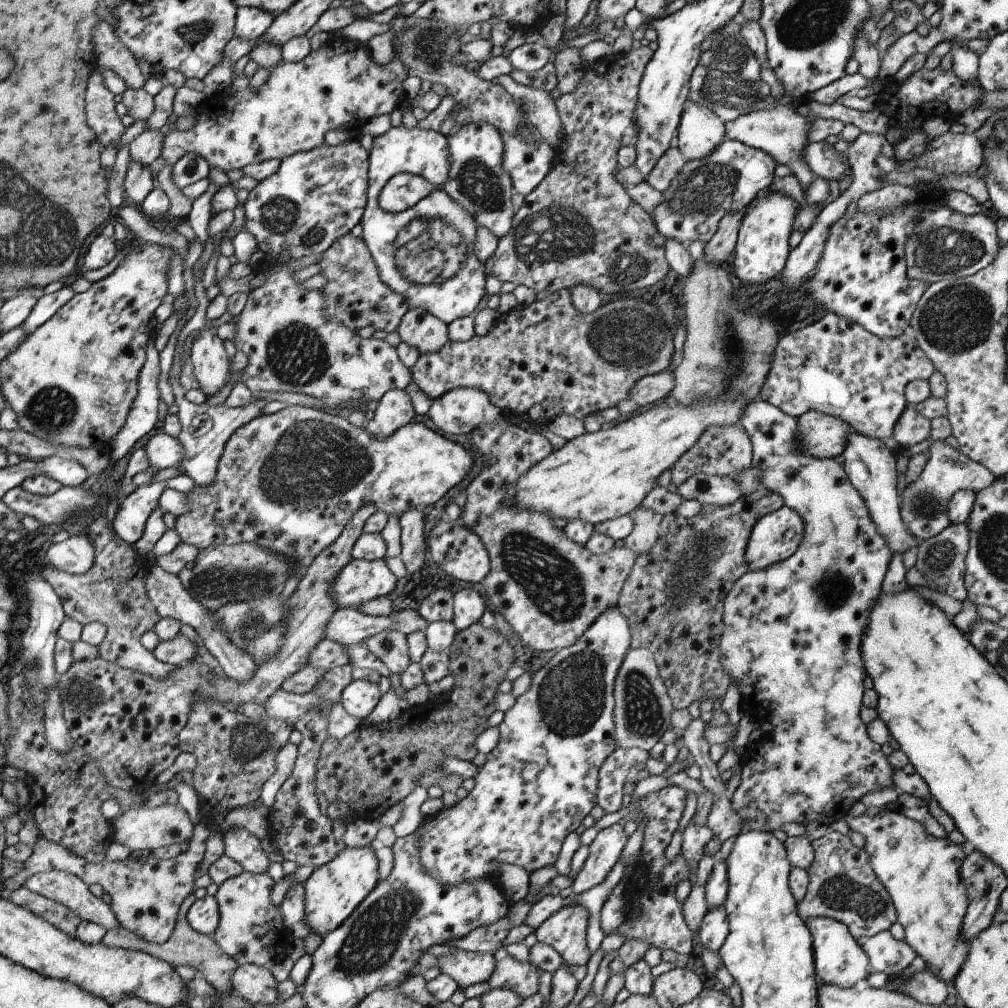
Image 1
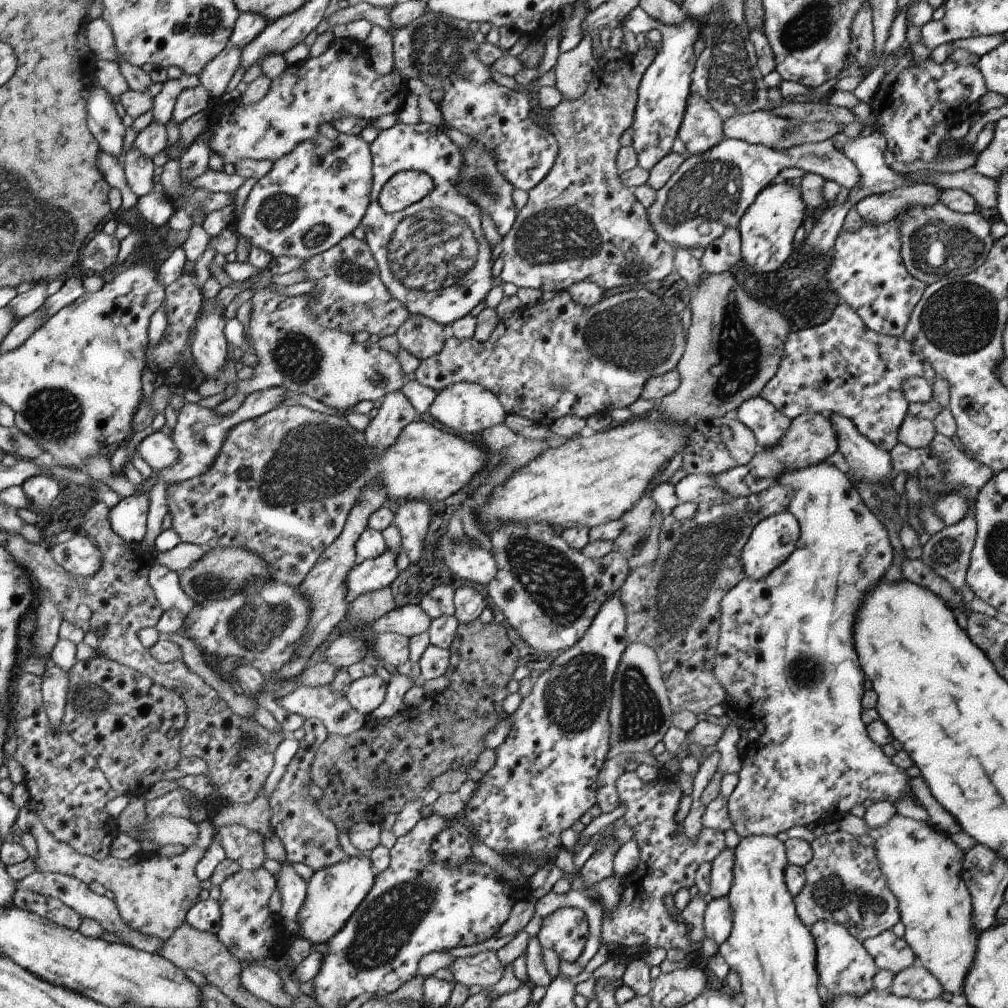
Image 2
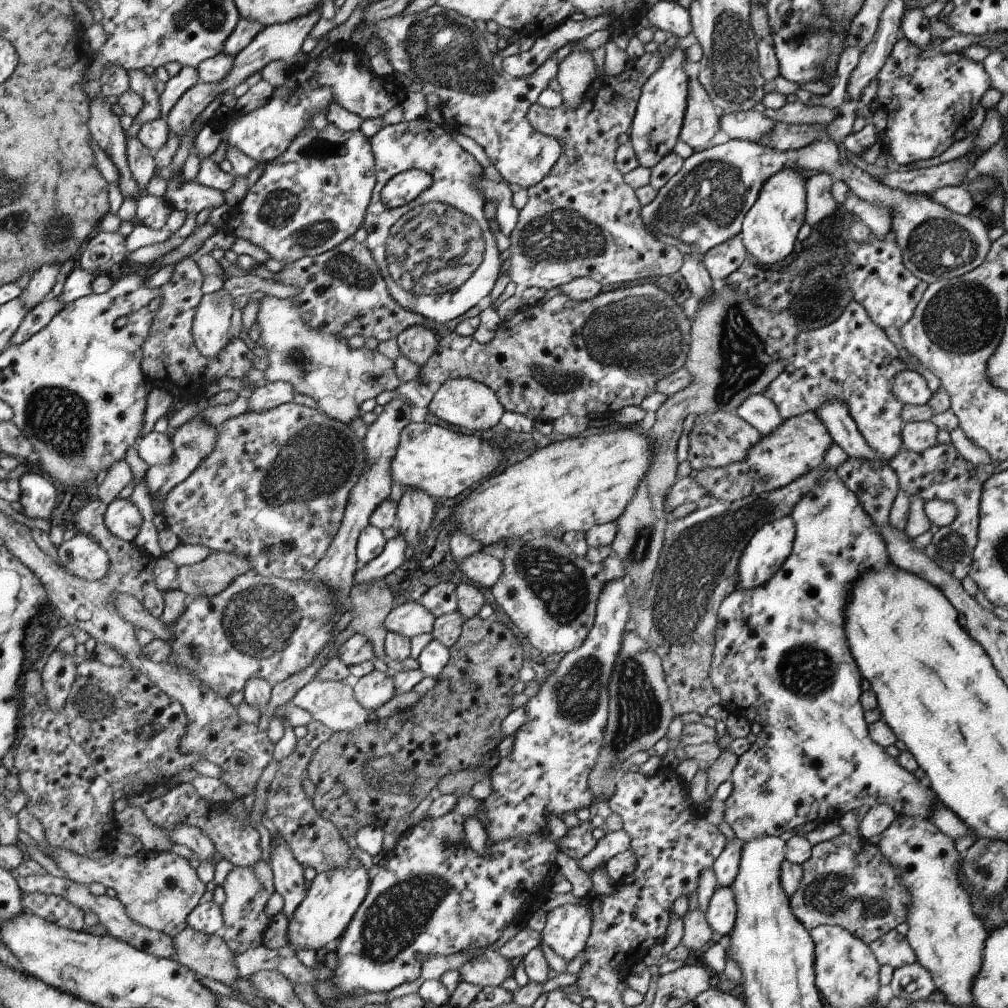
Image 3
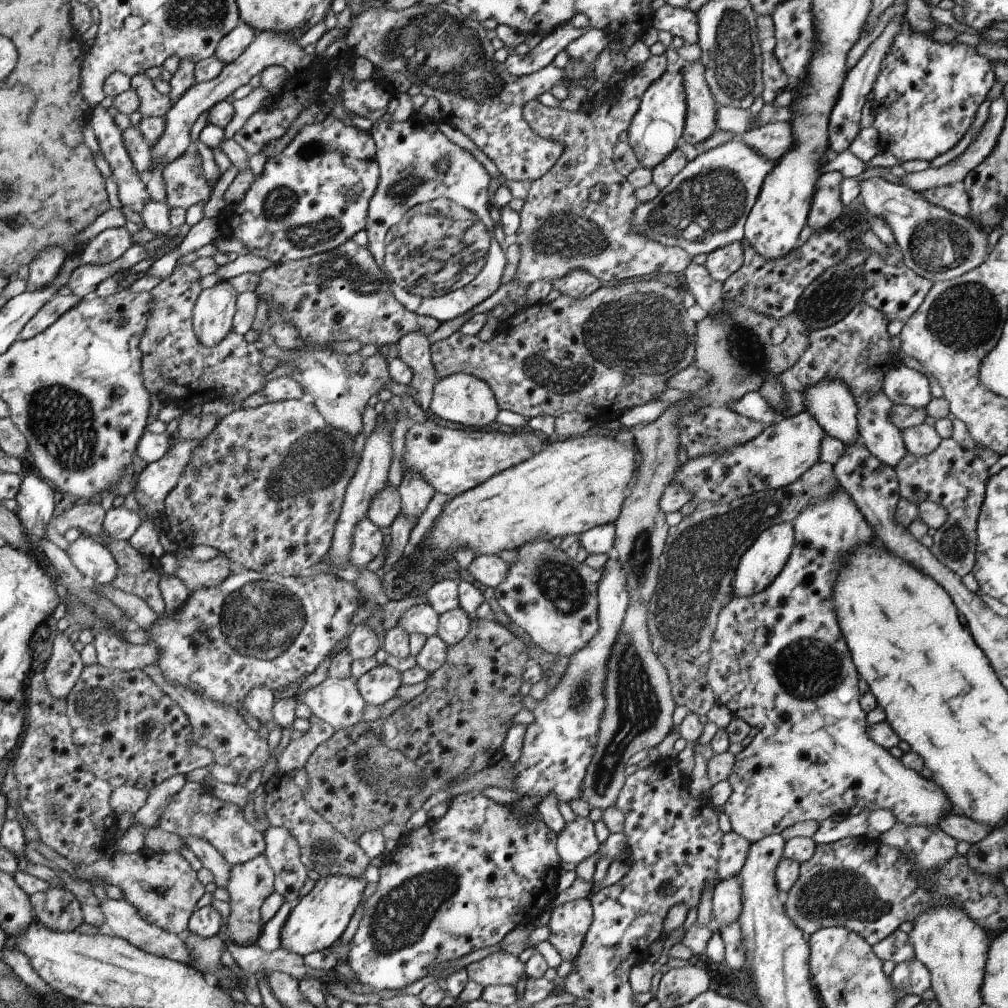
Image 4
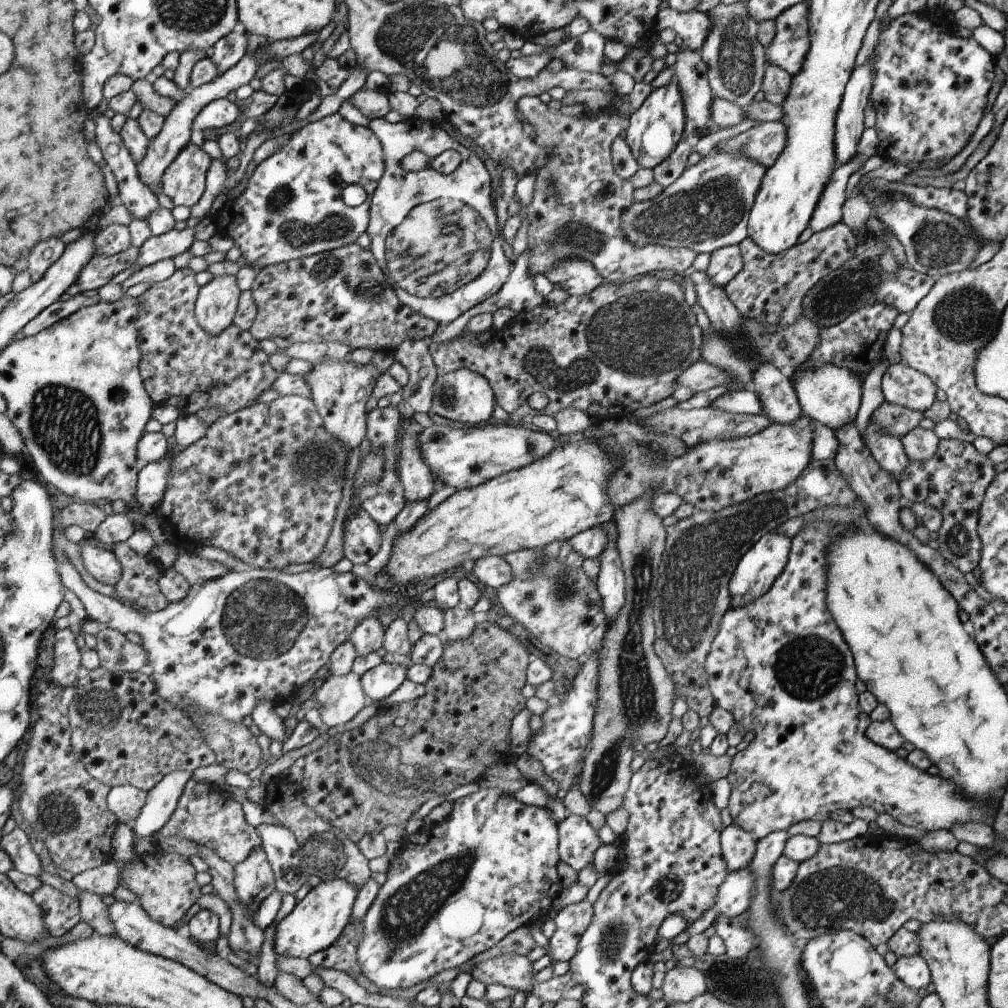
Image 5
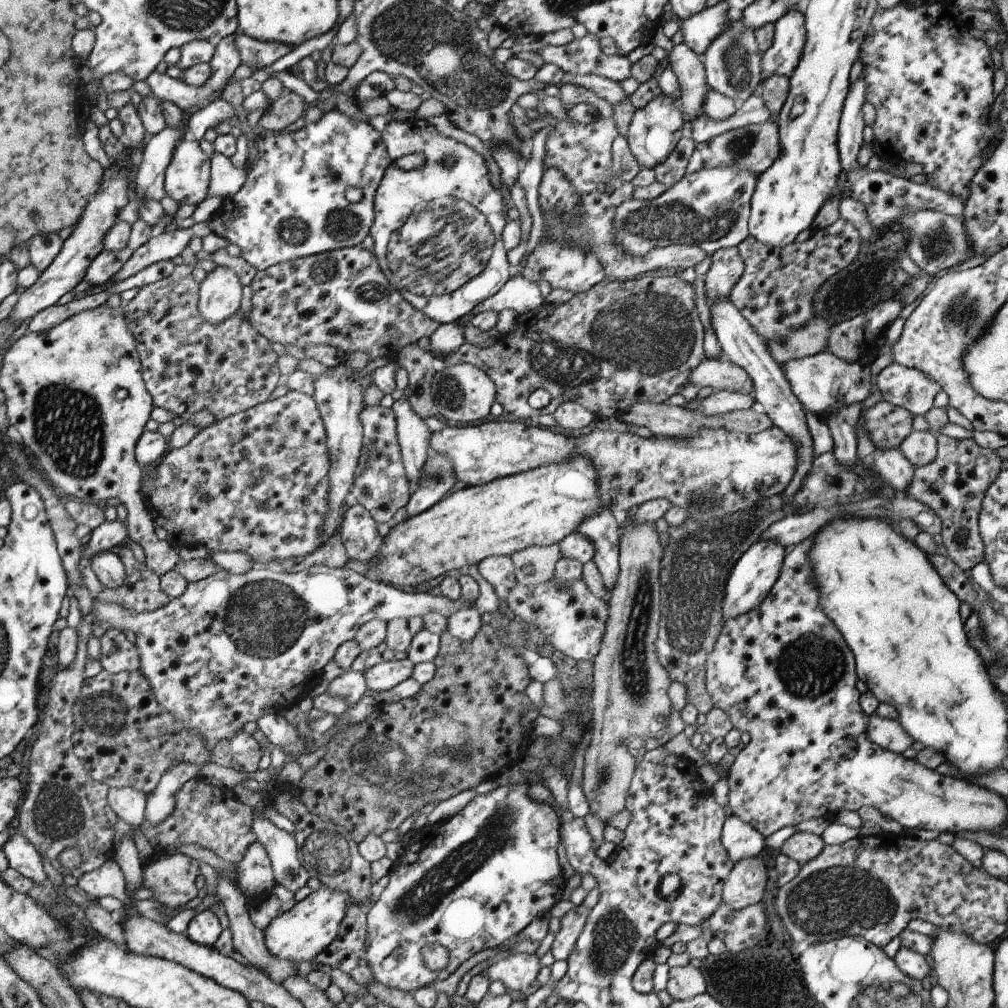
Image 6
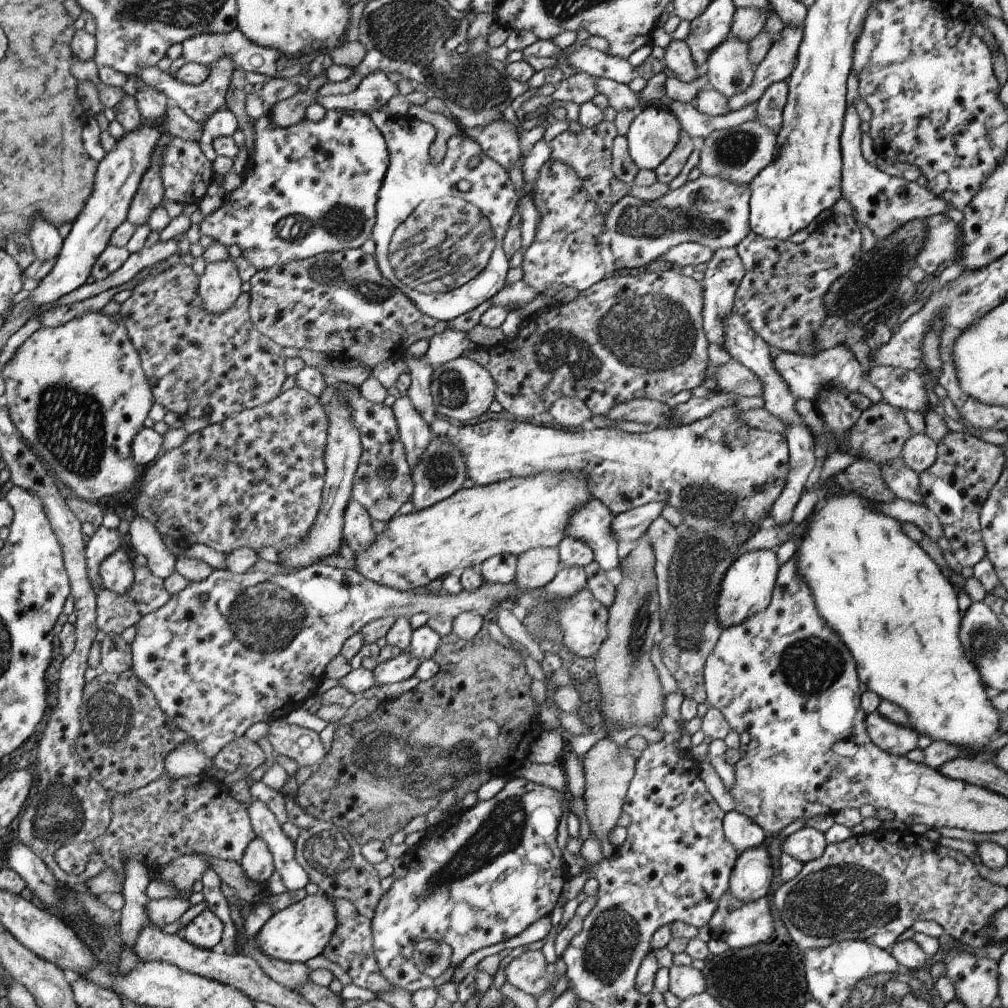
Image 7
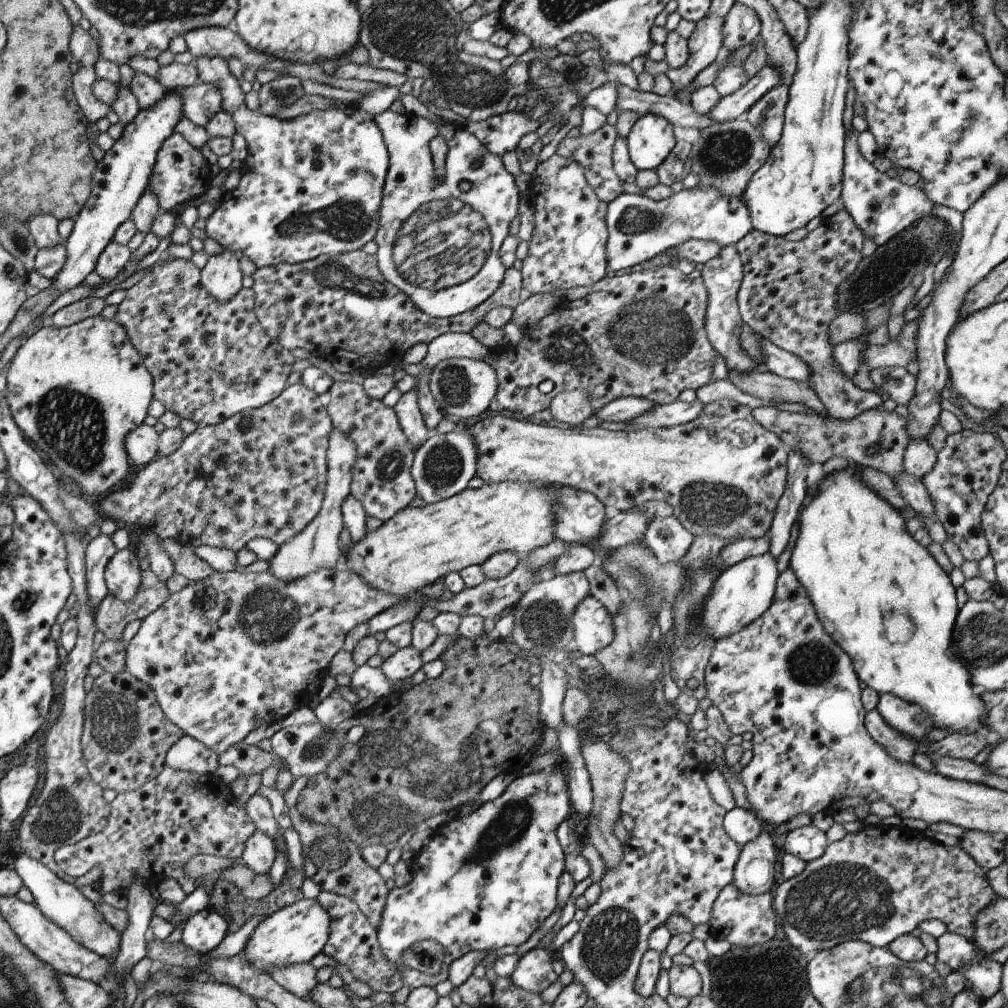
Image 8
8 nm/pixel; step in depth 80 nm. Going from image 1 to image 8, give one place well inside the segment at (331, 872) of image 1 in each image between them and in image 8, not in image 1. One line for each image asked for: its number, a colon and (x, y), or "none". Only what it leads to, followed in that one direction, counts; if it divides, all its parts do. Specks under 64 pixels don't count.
2: (334, 894)
3: (329, 906)
4: (315, 922)
5: (317, 920)
6: (299, 934)
7: (300, 932)
8: (296, 934)

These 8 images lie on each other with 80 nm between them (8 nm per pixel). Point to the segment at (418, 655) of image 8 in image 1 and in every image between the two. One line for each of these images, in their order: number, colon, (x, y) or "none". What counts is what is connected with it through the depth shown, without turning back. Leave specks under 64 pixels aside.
1: (360, 697)
2: (365, 694)
3: (374, 689)
4: (378, 685)
5: (379, 682)
6: (386, 674)
7: (405, 665)

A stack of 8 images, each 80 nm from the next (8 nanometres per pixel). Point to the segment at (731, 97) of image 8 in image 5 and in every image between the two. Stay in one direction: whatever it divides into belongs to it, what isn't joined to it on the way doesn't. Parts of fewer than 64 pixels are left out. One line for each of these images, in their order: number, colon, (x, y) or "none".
5: (788, 49)
6: (781, 58)
7: (778, 64)

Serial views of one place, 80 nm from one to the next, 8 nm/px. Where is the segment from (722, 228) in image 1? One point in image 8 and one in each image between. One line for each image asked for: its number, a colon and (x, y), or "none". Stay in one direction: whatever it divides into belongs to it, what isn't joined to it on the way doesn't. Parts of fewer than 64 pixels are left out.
2: (725, 252)
3: (721, 261)
4: (723, 262)
5: (726, 262)
6: (727, 267)
7: (725, 269)
8: (722, 275)

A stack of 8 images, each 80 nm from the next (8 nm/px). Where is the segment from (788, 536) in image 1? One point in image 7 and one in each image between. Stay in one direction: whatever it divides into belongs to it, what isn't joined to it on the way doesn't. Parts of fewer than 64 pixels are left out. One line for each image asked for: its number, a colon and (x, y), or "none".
2: (773, 539)
3: (770, 546)
4: (762, 562)
5: (759, 567)
6: (753, 576)
7: (746, 588)

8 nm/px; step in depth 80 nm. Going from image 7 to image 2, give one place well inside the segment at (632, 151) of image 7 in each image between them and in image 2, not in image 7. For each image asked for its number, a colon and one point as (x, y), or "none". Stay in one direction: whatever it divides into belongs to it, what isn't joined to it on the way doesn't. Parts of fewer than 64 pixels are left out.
2: (665, 87)
3: (657, 123)
4: (654, 131)
5: (654, 130)
6: (654, 130)

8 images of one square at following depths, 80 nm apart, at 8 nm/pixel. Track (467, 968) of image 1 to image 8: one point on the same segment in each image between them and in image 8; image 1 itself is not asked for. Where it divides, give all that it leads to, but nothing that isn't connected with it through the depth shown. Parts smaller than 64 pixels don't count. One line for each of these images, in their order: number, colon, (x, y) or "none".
2: (485, 968)
3: (488, 970)
4: (500, 968)
5: (516, 971)
6: (519, 972)
7: (528, 972)
8: (534, 973)

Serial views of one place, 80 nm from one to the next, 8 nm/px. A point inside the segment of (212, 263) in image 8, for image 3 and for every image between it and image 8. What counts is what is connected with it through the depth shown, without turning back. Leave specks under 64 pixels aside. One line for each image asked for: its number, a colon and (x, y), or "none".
3: (210, 327)
4: (212, 317)
5: (215, 307)
6: (220, 292)
7: (219, 286)

